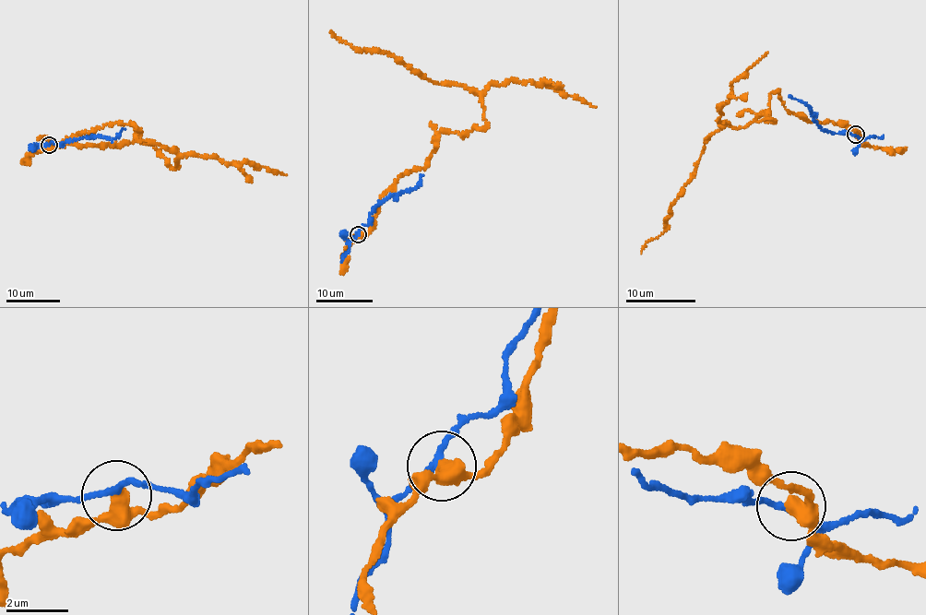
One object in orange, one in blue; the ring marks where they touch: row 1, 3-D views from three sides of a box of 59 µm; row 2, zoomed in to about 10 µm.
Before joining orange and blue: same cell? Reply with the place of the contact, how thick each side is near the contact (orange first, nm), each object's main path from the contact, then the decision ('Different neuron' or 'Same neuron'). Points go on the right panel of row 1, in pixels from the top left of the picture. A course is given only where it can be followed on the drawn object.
Place: (855, 135). Thickness 400 nm (orange) against 180 nm. Course of orange: (855, 135), (791, 112), (774, 92), (755, 118), (775, 120), (711, 133), (663, 231), (641, 254). Course of blue: (855, 135), (823, 130), (811, 108), (789, 94). Different neuron

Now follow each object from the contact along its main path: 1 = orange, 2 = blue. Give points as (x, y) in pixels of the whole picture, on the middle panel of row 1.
1: (358, 234), (443, 131), (487, 120), (480, 92), (331, 31)
2: (358, 234), (369, 221), (370, 212), (377, 203), (413, 189), (421, 174)

